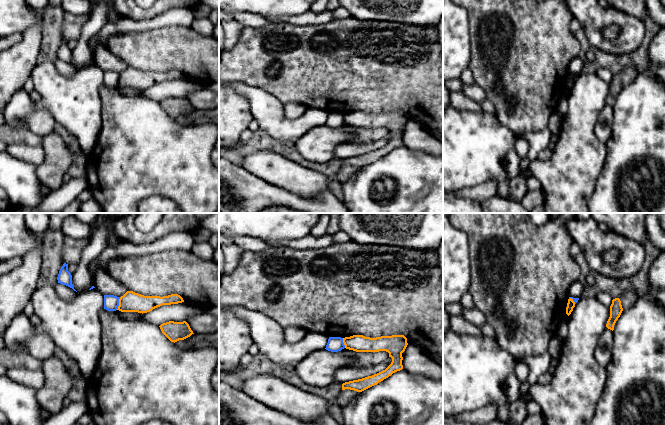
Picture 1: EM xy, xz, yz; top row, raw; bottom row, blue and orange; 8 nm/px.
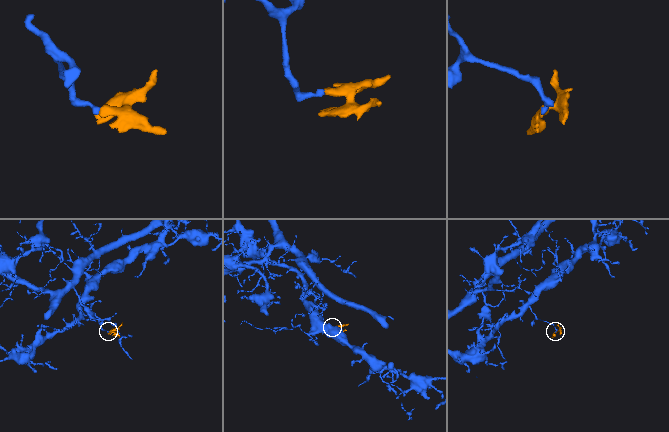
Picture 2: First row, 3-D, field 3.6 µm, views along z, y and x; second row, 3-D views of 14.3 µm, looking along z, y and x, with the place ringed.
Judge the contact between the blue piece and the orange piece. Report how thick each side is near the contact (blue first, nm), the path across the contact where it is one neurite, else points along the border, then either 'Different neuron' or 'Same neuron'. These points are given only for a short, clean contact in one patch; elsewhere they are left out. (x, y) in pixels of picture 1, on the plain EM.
Thickness 120 nm (blue) against 160 nm. Boundary: xy (120, 73), (116, 85). Different neuron

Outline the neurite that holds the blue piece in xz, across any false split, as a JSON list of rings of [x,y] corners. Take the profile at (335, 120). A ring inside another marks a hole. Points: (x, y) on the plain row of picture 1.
[[[329,113],[326,121],[326,126],[331,128],[338,128],[345,124],[343,114],[341,113]]]

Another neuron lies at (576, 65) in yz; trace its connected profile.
[[[577,56],[571,60],[569,64],[568,72],[573,74],[580,74],[582,73],[582,69],[583,69],[583,62]]]

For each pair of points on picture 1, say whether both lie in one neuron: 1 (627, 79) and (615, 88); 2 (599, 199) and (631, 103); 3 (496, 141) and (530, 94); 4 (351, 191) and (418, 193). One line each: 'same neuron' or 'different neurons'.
1: same neuron
2: same neuron
3: different neurons
4: same neuron

